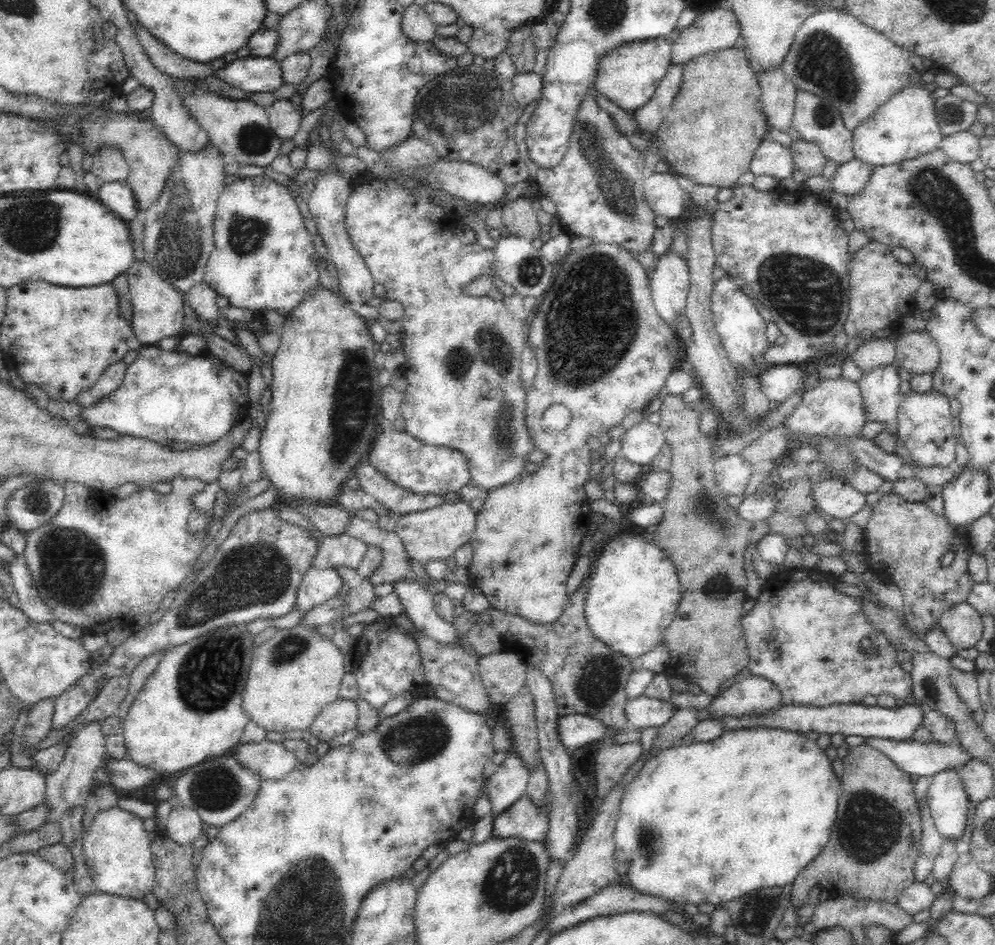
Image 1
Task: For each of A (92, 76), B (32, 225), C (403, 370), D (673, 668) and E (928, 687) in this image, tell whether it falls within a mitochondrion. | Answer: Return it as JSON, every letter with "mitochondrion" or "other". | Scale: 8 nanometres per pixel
{"A":"other","B":"mitochondrion","C":"other","D":"other","E":"mitochondrion"}

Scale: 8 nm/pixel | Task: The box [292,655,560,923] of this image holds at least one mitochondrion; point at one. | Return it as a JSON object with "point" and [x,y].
{"point":[511,882]}

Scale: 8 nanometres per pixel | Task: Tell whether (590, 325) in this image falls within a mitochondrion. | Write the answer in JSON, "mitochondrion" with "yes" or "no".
{"mitochondrion":"yes"}

